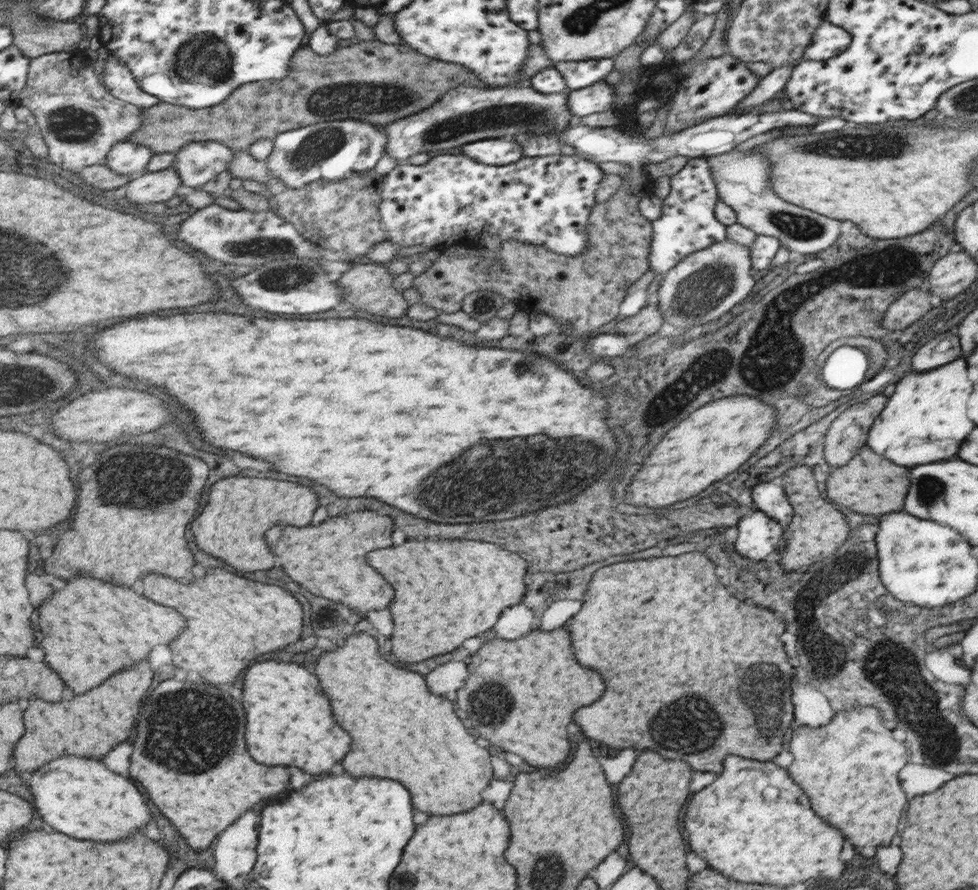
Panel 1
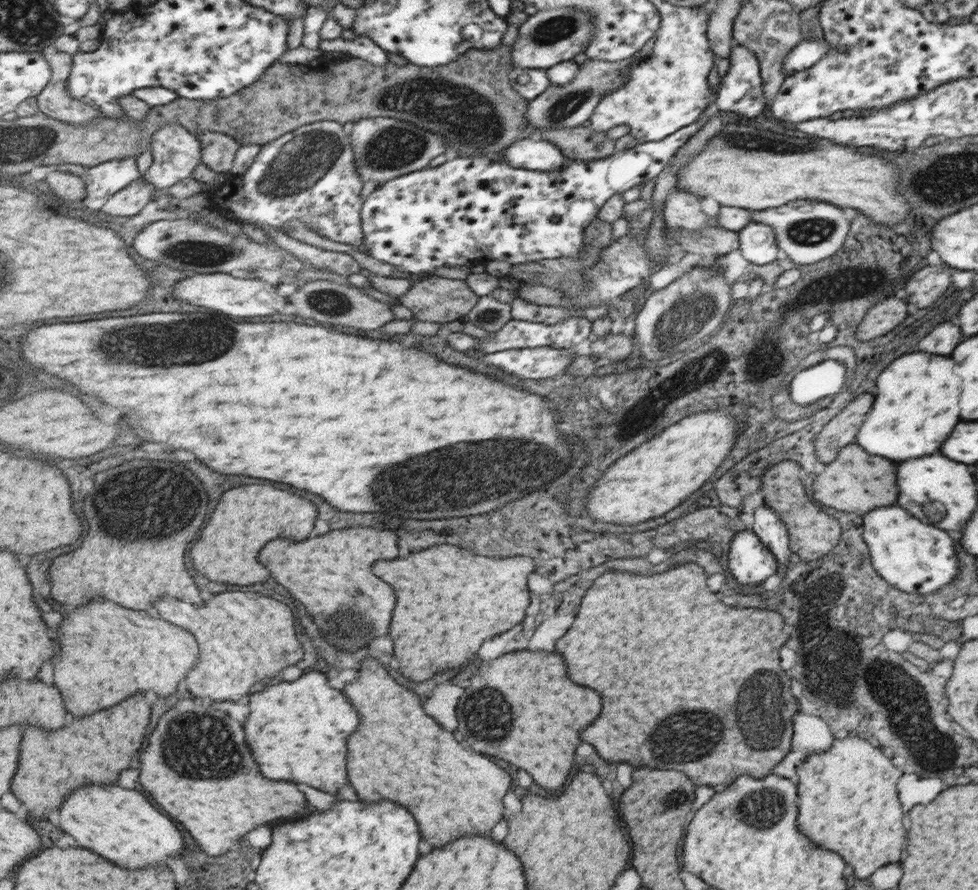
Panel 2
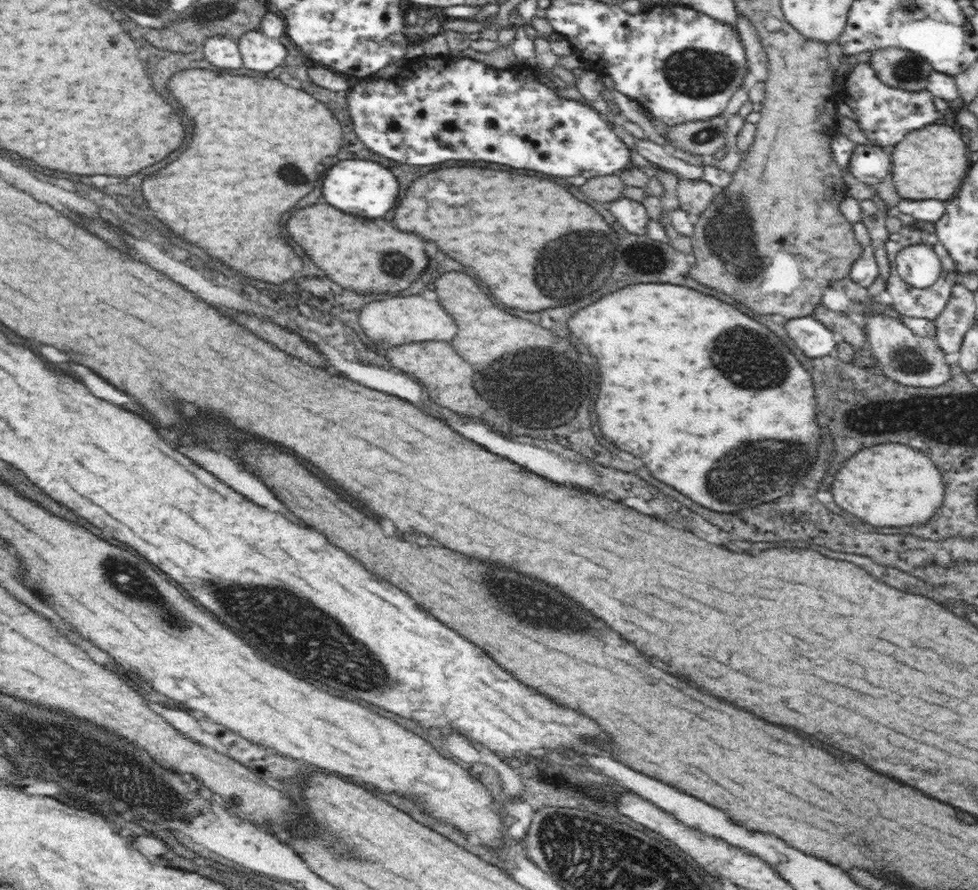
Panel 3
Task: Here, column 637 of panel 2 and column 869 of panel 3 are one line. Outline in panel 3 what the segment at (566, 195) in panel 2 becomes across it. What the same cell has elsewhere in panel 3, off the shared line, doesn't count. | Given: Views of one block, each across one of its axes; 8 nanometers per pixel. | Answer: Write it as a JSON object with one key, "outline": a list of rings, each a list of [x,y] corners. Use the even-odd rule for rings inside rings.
{"outline":[[[856,145],[847,166],[853,176],[864,184],[878,184],[890,173],[890,160],[884,147]]]}

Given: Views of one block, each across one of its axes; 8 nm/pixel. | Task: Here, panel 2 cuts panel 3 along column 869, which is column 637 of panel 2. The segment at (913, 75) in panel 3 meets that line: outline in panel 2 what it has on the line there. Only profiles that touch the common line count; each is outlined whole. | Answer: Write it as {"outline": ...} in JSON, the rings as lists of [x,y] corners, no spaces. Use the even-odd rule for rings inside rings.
{"outline":[[[626,59],[620,61],[588,60],[580,65],[580,70],[571,84],[566,86],[551,85],[548,90],[541,95],[528,101],[528,109],[525,111],[524,121],[530,122],[534,128],[550,130],[550,128],[575,128],[581,126],[583,122],[592,118],[598,103],[602,102],[602,97],[610,93],[612,89],[624,85],[626,81],[626,71],[634,67],[640,60]]]}

